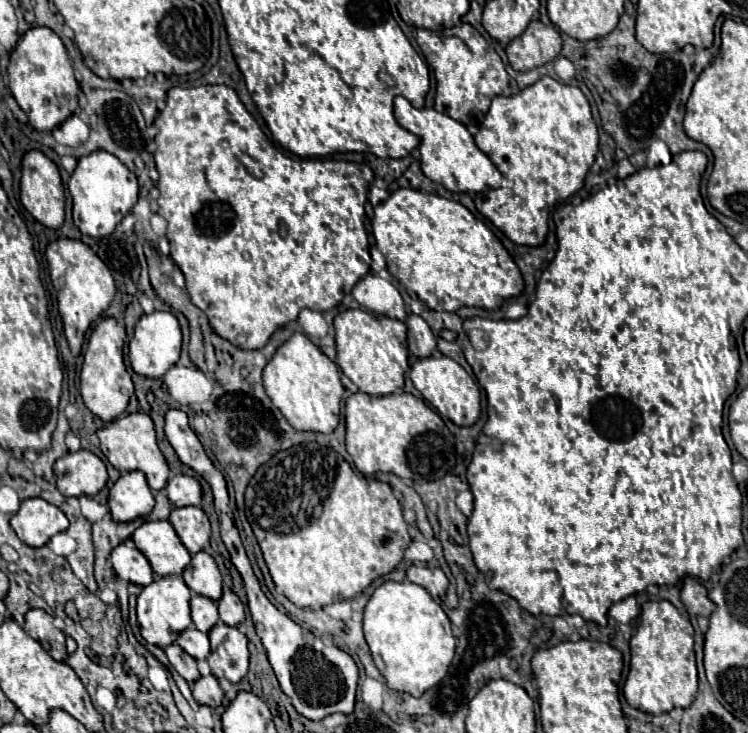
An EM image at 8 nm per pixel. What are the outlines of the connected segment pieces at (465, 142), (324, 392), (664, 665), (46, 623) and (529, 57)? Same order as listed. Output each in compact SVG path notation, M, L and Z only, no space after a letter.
M404 96L394 98L394 116L404 130L420 138L420 168L424 176L428 176L432 182L442 184L450 192L484 192L490 188L508 186L508 180L496 170L490 158L480 152L464 124L452 120L446 114L436 112L434 108L414 108Z
M294 332L276 350L276 354L268 360L262 372L262 380L272 404L284 414L292 428L328 434L334 432L334 428L338 426L340 400L344 394L338 368L302 332Z
M648 600L642 604L638 626L630 638L630 672L624 682L624 698L632 708L648 714L664 714L672 708L688 708L698 692L698 672L694 660L694 628L668 600Z
M30 610L26 614L26 624L24 630L42 644L42 648L56 660L56 662L64 662L68 658L66 652L66 644L64 644L64 634L60 630L54 628L52 624L52 616L44 610Z
M540 20L528 24L528 28L506 46L508 62L514 70L532 70L554 60L562 50L562 38L554 26L546 26Z

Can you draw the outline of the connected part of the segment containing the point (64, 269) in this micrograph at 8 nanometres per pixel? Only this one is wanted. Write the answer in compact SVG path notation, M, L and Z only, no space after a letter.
M60 238L60 240L52 242L46 250L46 258L48 258L52 286L58 292L58 312L62 316L64 336L70 344L72 354L78 356L88 328L114 300L114 294L116 294L114 278L112 278L110 270L106 268L106 264L80 240Z

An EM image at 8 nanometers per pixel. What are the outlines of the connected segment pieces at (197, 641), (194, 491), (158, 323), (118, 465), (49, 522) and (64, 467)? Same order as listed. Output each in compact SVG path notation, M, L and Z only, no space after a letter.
M190 626L188 630L184 630L184 632L178 636L176 644L178 644L186 654L190 654L190 656L196 658L196 660L204 660L204 658L208 656L208 652L210 652L208 634L196 630L194 626Z
M174 476L168 486L168 498L172 502L174 508L182 508L182 506L198 506L200 504L200 484L192 478L192 476Z
M172 312L144 314L136 322L136 332L134 338L130 340L132 370L146 378L162 378L180 360L180 346L182 346L182 334L180 334L178 320Z
M136 412L136 414L128 414L128 416L120 416L114 422L106 424L102 430L96 432L100 438L100 450L102 454L108 458L108 462L118 470L118 472L132 472L132 470L140 470L144 472L148 486L152 490L162 490L170 478L170 470L166 464L166 458L162 456L158 444L156 444L156 432L154 432L154 424L150 420L148 414Z
M40 498L24 500L20 510L10 518L10 526L14 528L16 536L32 548L44 546L54 534L64 532L68 524L70 522L62 508Z
M78 450L56 460L54 474L64 496L96 496L108 482L104 462L88 450Z

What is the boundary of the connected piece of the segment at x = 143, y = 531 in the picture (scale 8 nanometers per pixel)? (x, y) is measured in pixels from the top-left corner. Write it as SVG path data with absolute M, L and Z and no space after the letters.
M166 520L142 524L134 532L132 540L158 576L182 576L184 568L192 560L190 552L180 544L172 524Z

